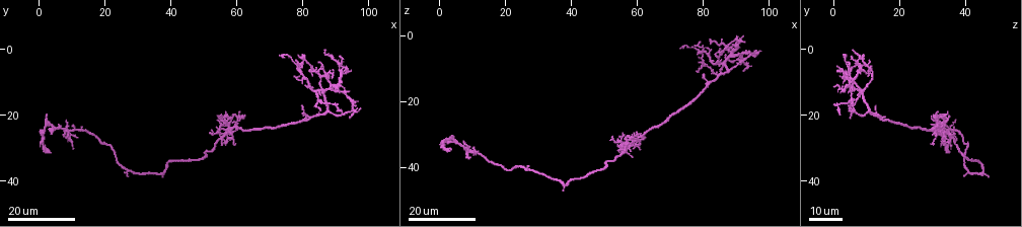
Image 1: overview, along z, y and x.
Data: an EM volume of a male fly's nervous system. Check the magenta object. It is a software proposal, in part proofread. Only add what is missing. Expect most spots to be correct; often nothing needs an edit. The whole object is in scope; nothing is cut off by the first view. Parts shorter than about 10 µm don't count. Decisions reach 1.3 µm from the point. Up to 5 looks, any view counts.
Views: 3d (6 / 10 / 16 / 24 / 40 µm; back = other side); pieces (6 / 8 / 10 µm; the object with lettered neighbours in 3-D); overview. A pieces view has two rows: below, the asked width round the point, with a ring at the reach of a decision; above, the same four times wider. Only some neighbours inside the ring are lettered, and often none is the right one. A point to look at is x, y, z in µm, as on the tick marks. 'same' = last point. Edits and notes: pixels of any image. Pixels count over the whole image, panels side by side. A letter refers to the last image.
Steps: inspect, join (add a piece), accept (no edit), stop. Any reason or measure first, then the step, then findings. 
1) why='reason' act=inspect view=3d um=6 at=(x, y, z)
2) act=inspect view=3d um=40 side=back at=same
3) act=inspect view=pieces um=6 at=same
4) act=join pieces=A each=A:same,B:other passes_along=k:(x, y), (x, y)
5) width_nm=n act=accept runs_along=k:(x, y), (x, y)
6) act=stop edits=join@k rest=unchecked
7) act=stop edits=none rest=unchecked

why='free end' act=inspect view=3d um=24 at=(3.0, 31.5, 34.5)

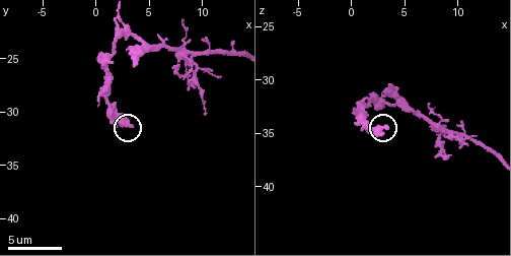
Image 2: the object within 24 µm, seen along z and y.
why='see the neighbours' act=inspect view=pieces um=10 at=(3.4, 31.2, 34.6)

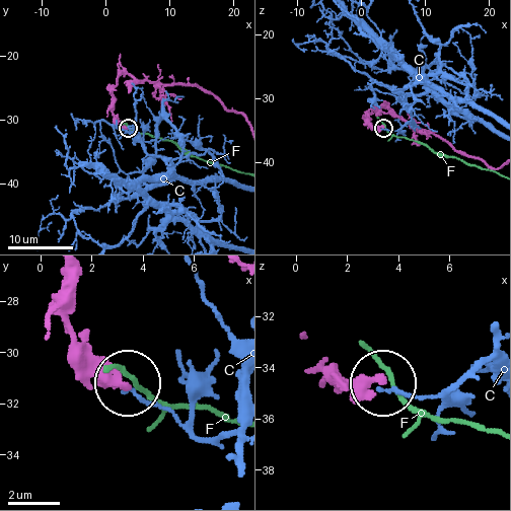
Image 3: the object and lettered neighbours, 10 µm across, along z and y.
act=accept each=C:other,F:other found='none of them fits'

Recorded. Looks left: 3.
why='free end' act=inspect view=pieces um=10 at=(9.0, 27.4, 37.2)

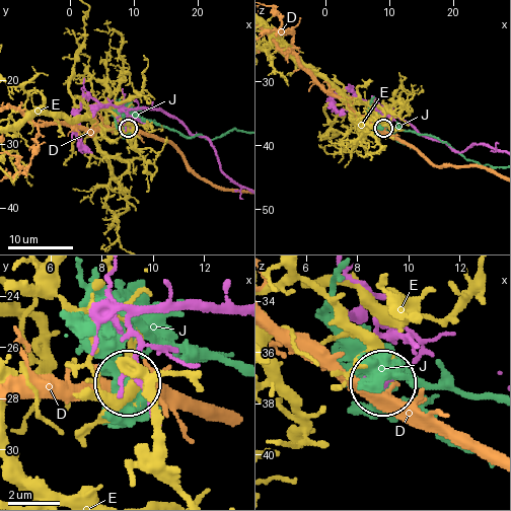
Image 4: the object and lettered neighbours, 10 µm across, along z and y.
act=accept each=D:other,E:other,J:other found='none of them fits'

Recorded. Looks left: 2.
why='free end' act=inspect view=3d um=24 at=(85.5, 18.0, 4.5)

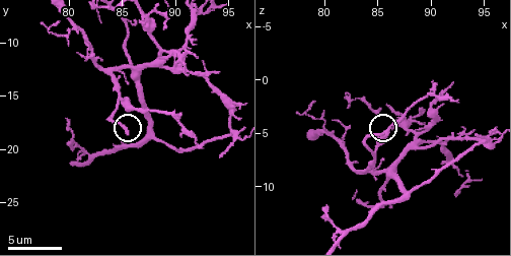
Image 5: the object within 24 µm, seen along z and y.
act=inspect view=pieces um=8 at=(85.4, 18.6, 5.0)

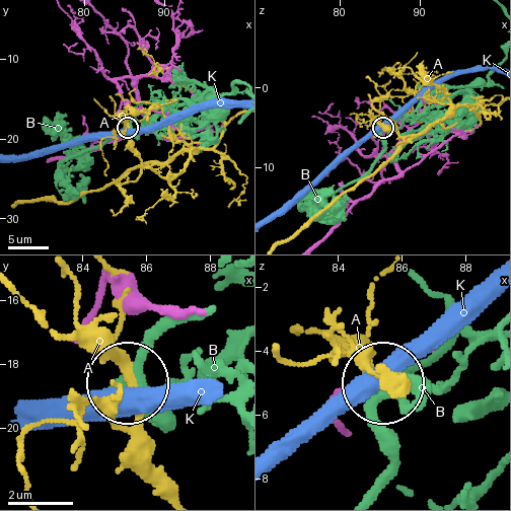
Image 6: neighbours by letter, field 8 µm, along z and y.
act=accept each=A:other,B:other,K:other found='none of them fits'

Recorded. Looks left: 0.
act=stop edits=none rest=unchecked

